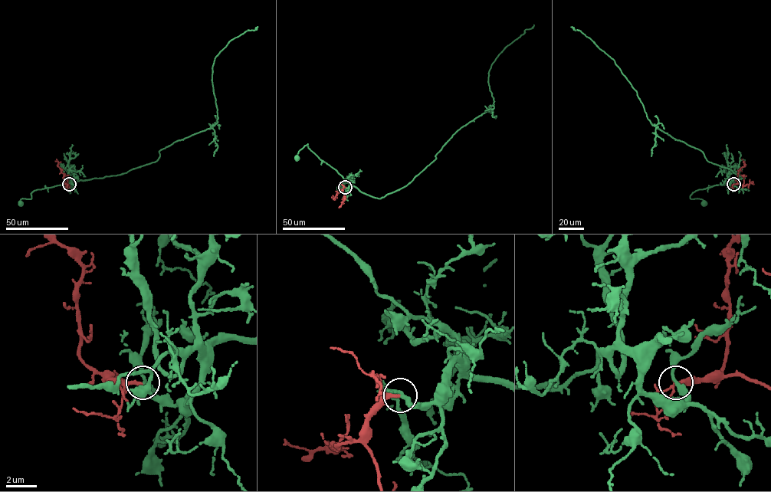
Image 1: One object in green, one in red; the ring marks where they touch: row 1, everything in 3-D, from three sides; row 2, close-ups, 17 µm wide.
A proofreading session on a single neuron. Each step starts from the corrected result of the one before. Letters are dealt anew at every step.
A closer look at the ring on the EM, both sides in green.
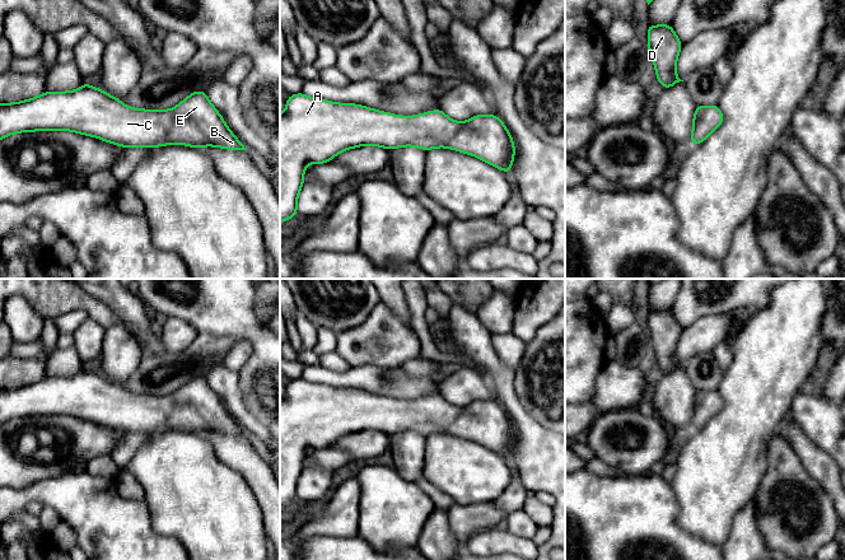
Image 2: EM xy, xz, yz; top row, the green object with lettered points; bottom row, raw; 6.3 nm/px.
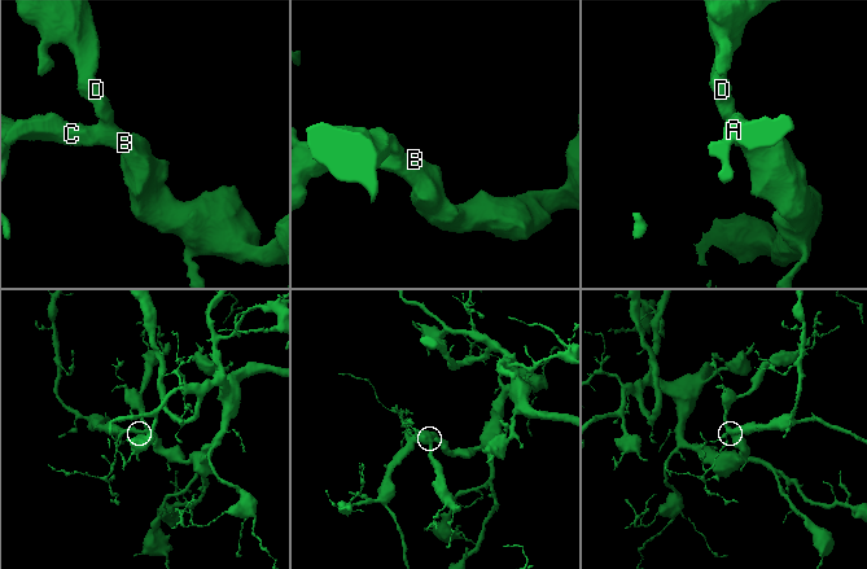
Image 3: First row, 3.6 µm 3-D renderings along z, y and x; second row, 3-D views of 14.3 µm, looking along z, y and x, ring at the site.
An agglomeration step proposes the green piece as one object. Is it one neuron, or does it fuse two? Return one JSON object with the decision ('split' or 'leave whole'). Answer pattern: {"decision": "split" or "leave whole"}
{"decision": "leave whole"}

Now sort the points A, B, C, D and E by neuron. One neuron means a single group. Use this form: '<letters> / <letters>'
A B C D E

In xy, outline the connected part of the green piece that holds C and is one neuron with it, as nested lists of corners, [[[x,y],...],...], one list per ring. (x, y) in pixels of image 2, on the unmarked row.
[[[87,367],[71,377],[46,377],[27,386],[0,388],[0,425],[17,417],[51,415],[73,416],[122,433],[182,429],[247,435],[204,375],[164,396],[131,393]]]

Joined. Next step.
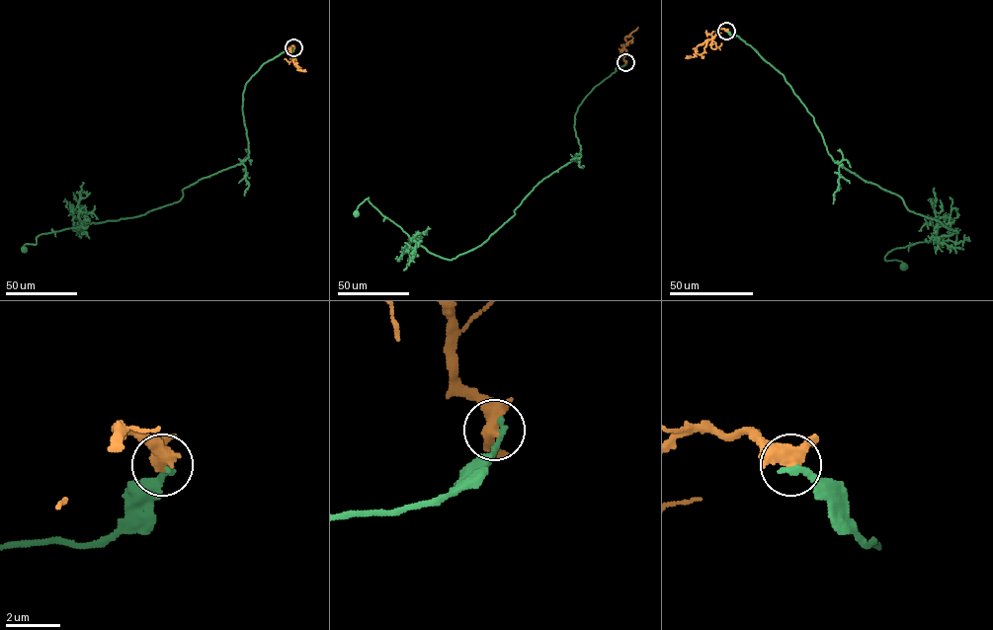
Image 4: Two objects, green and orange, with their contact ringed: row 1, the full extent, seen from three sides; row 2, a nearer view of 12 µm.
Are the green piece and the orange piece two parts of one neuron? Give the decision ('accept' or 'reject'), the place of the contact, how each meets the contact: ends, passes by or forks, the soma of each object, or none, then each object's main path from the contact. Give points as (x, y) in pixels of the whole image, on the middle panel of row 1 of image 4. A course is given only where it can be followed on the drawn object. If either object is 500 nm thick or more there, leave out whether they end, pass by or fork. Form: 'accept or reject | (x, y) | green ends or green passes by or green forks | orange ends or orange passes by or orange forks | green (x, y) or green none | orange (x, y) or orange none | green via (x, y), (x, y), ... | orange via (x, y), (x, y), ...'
reject | (625, 62) | green ends | orange forks | green (356, 213) | orange none | green via (626, 62), (578, 108), (580, 152), (540, 181), (480, 245), (444, 259), (419, 246), (369, 197), (356, 213) | orange via (625, 62), (620, 53), (626, 42), (624, 38), (638, 28)

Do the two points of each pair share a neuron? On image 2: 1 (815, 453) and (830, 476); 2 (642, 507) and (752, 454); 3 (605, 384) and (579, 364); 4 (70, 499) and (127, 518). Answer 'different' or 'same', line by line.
1: same
2: different
3: different
4: same

